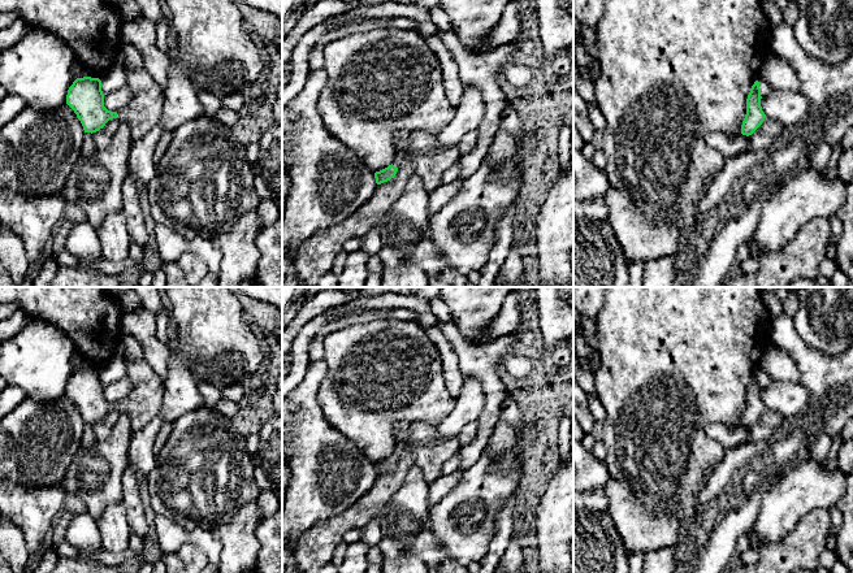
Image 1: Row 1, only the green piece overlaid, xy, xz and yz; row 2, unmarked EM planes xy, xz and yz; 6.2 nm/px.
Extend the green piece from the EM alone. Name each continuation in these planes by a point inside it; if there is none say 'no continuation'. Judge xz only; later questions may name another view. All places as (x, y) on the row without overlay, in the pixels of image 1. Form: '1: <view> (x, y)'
1: xz (431, 451)

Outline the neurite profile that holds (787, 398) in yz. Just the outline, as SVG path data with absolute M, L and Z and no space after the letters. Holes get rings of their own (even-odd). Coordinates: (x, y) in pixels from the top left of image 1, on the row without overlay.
M770 381L761 390L761 398L766 408L781 413L784 417L796 416L807 407L809 392L806 387L796 382Z

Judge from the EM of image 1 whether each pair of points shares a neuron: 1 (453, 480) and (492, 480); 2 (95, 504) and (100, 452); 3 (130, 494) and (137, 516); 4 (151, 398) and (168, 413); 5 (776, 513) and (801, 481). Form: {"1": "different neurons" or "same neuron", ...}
{"1": "different neurons", "2": "same neuron", "3": "same neuron", "4": "different neurons", "5": "same neuron"}

